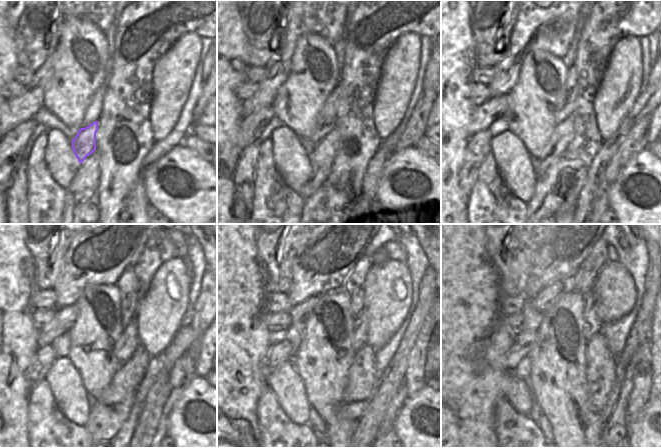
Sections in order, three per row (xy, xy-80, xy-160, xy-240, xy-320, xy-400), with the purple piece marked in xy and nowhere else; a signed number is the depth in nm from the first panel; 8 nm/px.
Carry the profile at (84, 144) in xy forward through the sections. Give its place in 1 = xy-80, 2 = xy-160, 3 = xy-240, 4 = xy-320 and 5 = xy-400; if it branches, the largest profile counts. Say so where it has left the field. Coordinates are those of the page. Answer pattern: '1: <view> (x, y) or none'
1: xy-80 (326, 118)
2: xy-160 (571, 84)
3: xy-240 (129, 299)
4: xy-320 (356, 288)
5: xy-400 (596, 258)

